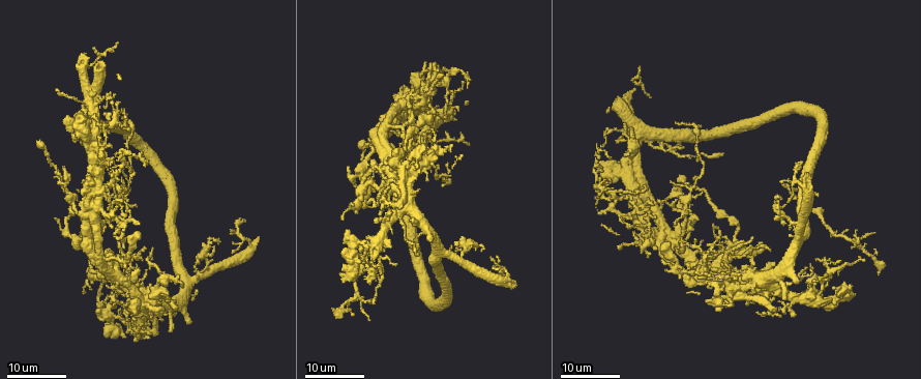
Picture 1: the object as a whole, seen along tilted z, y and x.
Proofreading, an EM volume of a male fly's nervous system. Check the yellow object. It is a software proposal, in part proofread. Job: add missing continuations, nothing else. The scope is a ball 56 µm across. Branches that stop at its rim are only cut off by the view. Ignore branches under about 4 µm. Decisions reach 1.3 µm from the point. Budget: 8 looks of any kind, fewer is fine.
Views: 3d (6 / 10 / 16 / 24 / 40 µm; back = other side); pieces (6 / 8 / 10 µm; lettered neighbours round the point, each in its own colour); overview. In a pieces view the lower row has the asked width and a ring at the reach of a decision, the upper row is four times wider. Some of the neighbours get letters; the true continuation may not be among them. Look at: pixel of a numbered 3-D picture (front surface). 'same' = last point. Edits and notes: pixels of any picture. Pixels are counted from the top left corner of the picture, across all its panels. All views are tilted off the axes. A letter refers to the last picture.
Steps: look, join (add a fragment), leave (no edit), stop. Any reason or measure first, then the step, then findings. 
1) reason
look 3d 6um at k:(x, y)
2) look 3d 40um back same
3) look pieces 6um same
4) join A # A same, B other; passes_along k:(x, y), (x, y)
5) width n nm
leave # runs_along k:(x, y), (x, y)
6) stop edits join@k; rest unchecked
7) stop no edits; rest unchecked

an open end
look 3d 24um at 1:(456, 120)

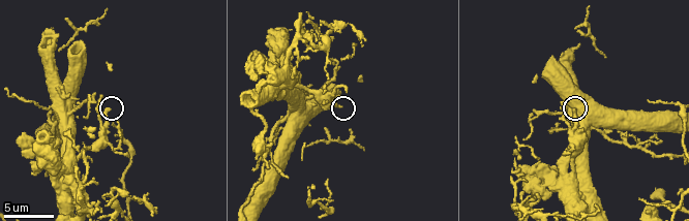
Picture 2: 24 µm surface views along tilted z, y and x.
see the neighbours
look pieces 6um at 2:(574, 110)

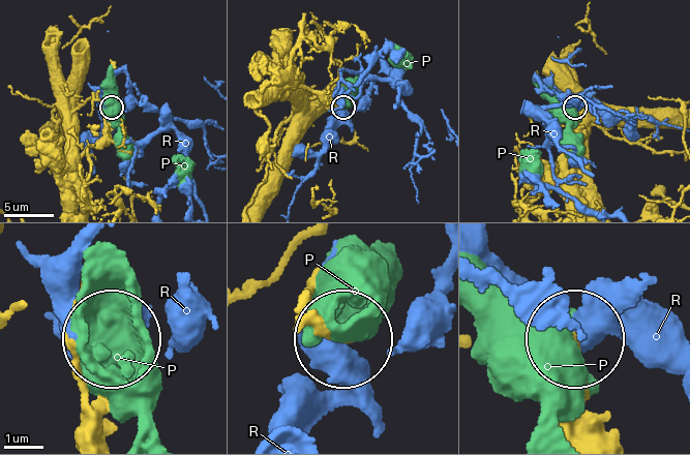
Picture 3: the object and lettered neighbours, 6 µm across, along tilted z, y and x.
leave # P other, R other; none of them fits

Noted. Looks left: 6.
branch stops here
look 3d 24um at 1:(125, 190)

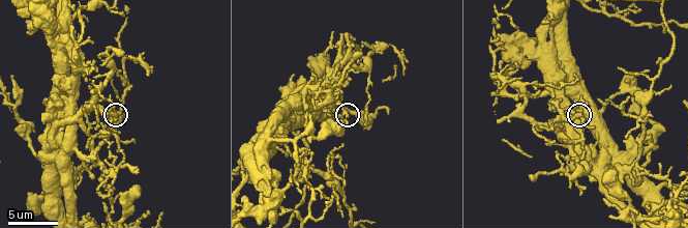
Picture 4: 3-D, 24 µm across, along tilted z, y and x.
look pieces 10um at 4:(580, 115)

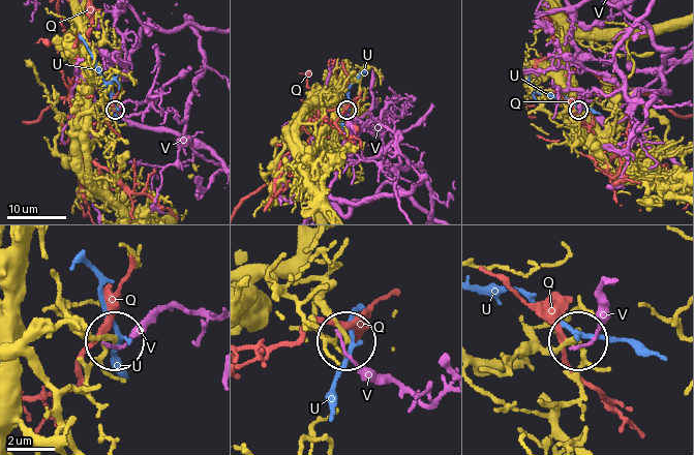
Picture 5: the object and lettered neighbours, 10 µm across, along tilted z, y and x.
leave # Q other, U other, V other; runs_along 5:(93, 182), (86, 135), (89, 130), (99, 131), (114, 110); no lettered fragment goes on from it

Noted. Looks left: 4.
free end
look 3d 10um at 4:(352, 80)

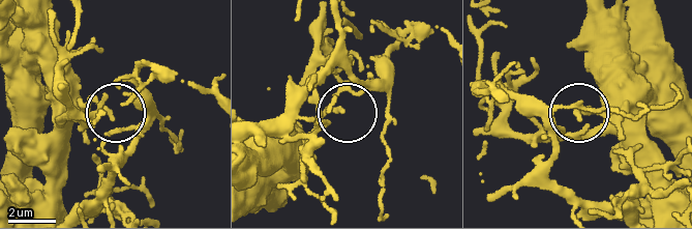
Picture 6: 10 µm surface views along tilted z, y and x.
look pieces 10um at 6:(112, 114)

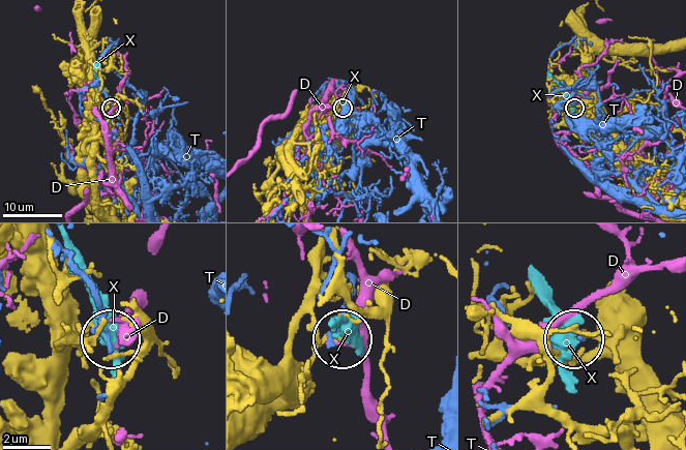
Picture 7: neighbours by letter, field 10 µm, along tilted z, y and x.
width 180 nm
leave # D other, T other, X other; no lettered fragment goes on from it

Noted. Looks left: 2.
look pieces 6um at 4:(298, 150)

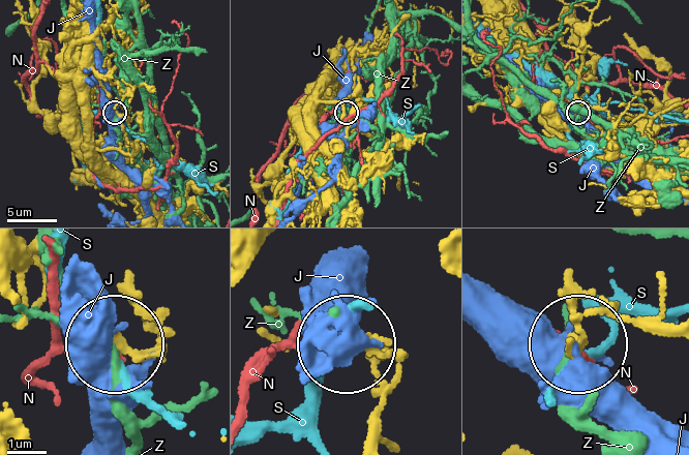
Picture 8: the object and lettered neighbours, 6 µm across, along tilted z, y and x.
leave # J other, N other, S other, Z other; none of them fits

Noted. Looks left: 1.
stop no edits; rest unchecked

